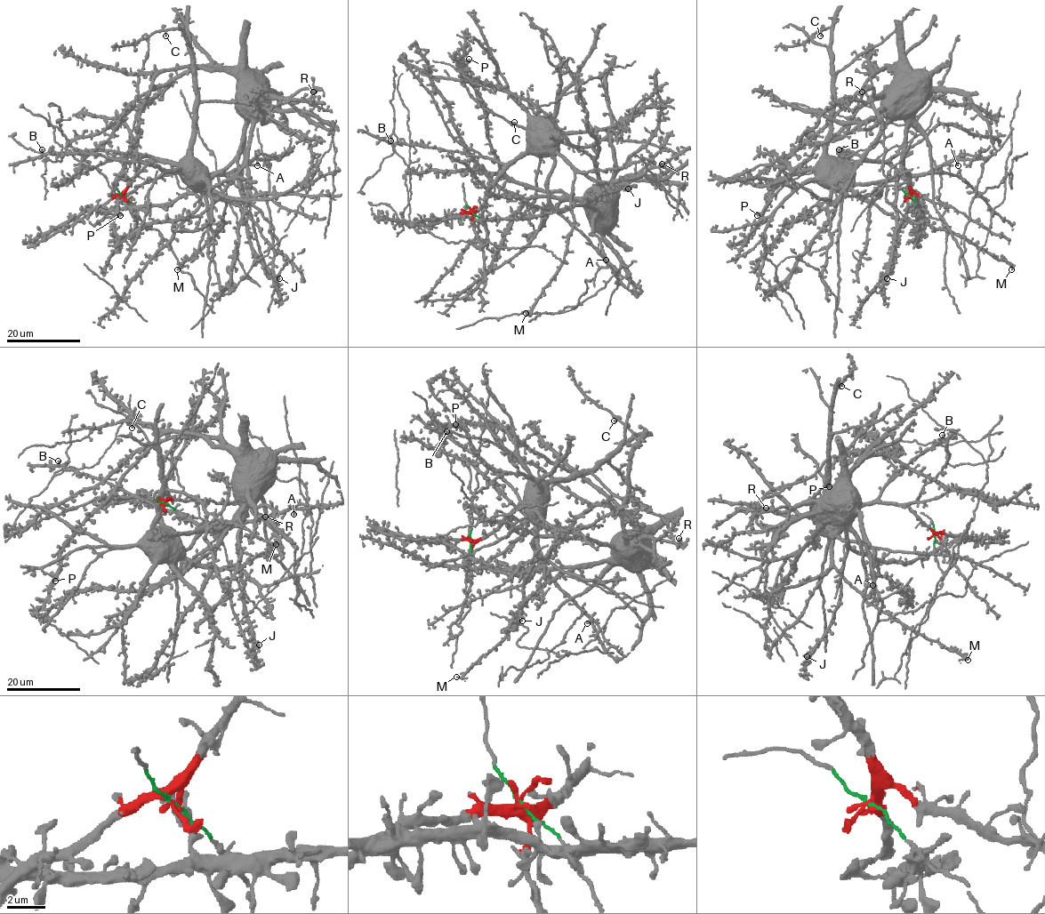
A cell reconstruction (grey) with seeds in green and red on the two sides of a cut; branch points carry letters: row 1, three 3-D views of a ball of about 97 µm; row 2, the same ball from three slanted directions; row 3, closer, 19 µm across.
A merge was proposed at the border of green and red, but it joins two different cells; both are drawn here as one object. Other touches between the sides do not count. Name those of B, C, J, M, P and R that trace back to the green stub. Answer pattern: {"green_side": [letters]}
{"green_side": ["J", "P", "R"]}

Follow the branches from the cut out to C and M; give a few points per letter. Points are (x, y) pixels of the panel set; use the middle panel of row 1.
C: (471, 212), (528, 149), (528, 140), (538, 128), (544, 135), (514, 122)
M: (471, 212), (505, 170), (528, 152), (556, 152), (574, 171), (574, 227), (566, 256), (526, 313)

